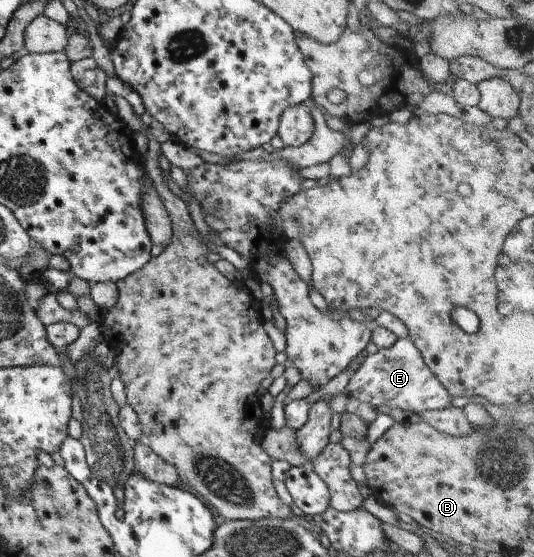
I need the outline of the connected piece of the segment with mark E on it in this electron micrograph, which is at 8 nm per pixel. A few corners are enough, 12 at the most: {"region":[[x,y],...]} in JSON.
{"region":[[408,337],[367,354],[346,389],[374,408],[451,406]]}

